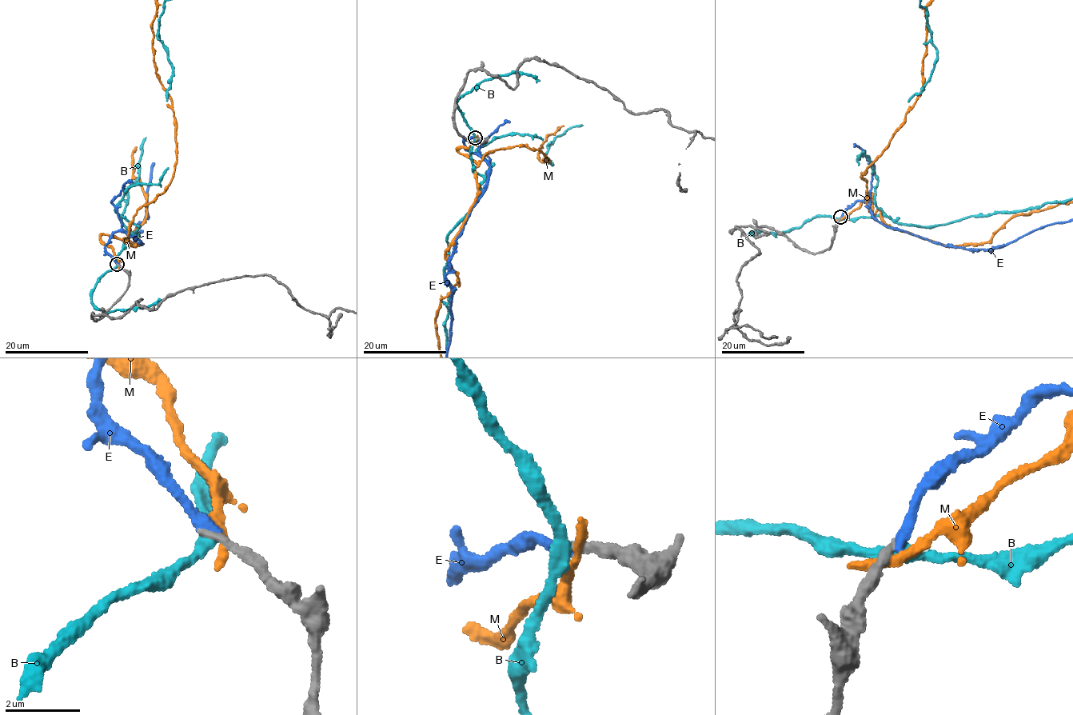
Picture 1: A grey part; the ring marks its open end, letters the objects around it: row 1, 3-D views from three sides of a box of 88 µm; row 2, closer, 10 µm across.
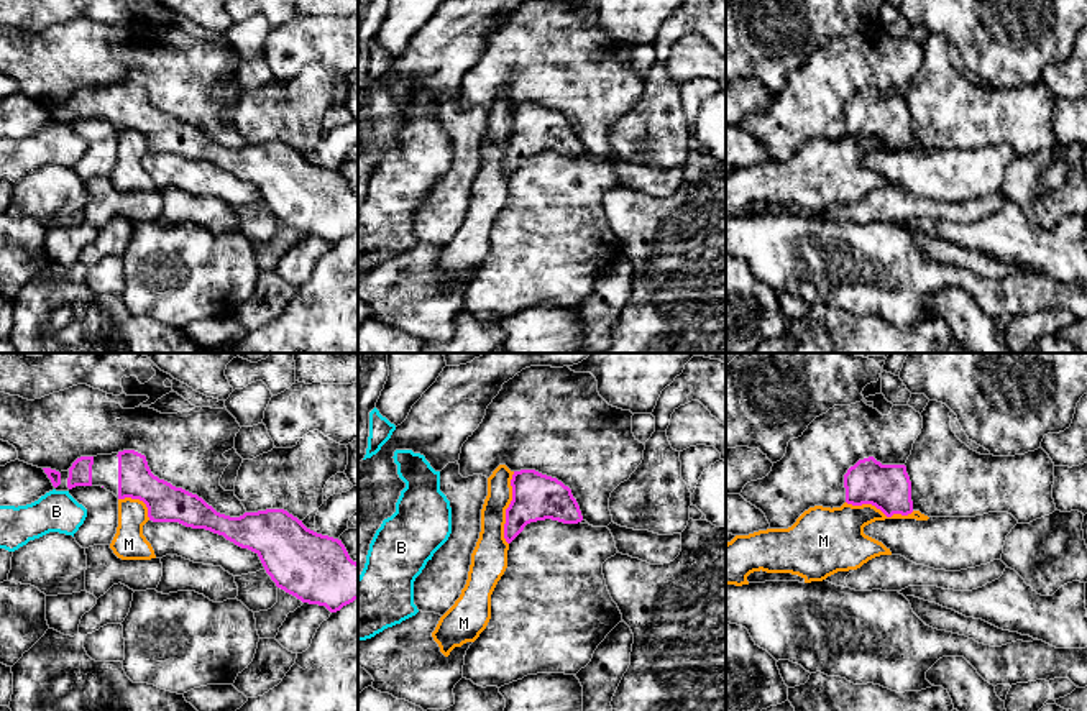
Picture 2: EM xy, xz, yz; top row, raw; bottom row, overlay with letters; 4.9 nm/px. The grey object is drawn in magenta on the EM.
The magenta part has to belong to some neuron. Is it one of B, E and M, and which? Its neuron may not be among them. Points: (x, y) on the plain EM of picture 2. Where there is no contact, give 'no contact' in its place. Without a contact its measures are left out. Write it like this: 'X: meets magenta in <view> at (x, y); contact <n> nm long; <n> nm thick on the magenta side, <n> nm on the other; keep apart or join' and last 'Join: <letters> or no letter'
B: no contact; keep apart
E: no contact; join
M: meets magenta in xz at (508, 140); contact 360 nm long; 240 nm thick on the magenta side, 170 nm on the other; keep apart
Join: E

